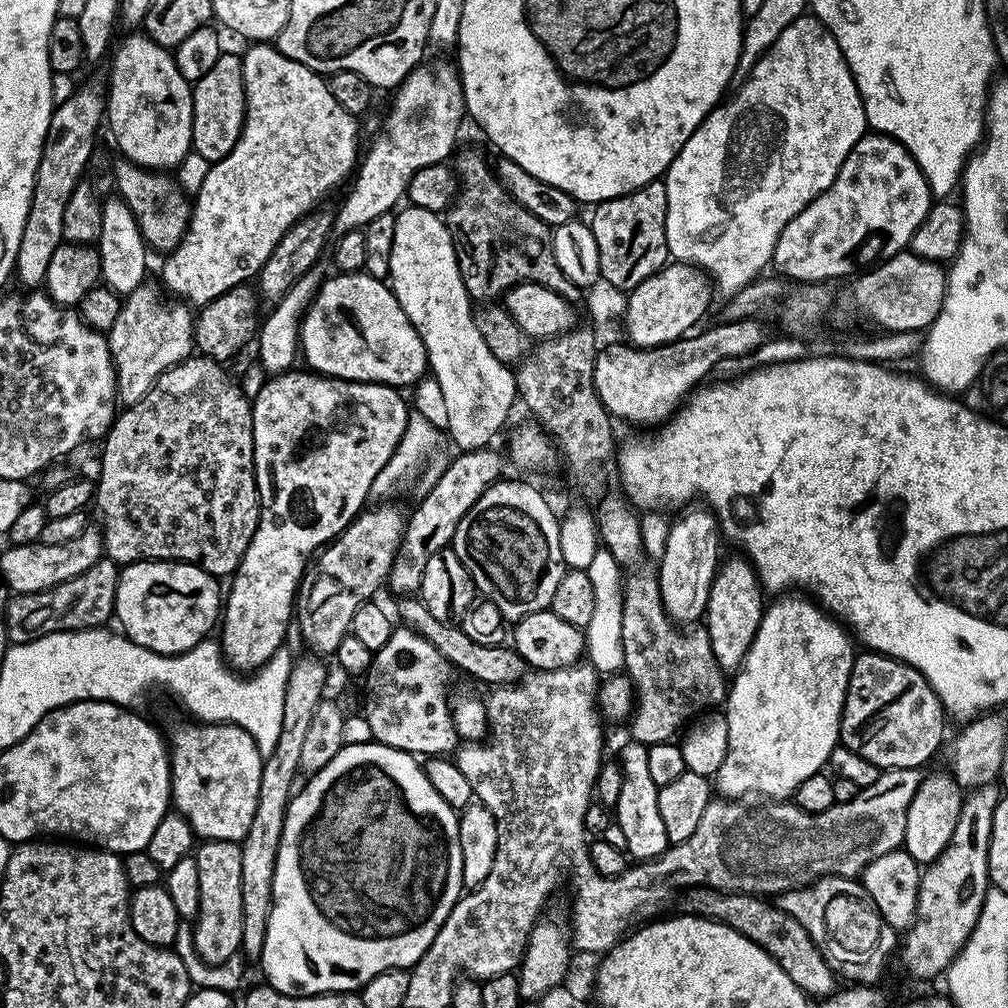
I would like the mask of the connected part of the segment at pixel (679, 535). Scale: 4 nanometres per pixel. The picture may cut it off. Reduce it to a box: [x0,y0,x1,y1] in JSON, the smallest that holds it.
[658,506,722,626]

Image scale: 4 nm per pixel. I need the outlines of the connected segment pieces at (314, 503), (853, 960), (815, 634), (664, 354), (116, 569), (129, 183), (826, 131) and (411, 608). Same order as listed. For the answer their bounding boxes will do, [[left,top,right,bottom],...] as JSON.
[[218,370,410,674],[778,876,898,985],[714,594,853,801],[594,318,766,426],[2,558,121,645],[115,159,192,250],[662,14,867,298],[395,594,526,686]]

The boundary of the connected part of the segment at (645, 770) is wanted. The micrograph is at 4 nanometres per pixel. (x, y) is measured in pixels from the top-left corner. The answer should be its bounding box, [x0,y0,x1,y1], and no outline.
[614,742,670,861]

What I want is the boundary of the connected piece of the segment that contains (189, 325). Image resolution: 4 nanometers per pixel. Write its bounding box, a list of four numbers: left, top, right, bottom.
[106,282,194,406]

